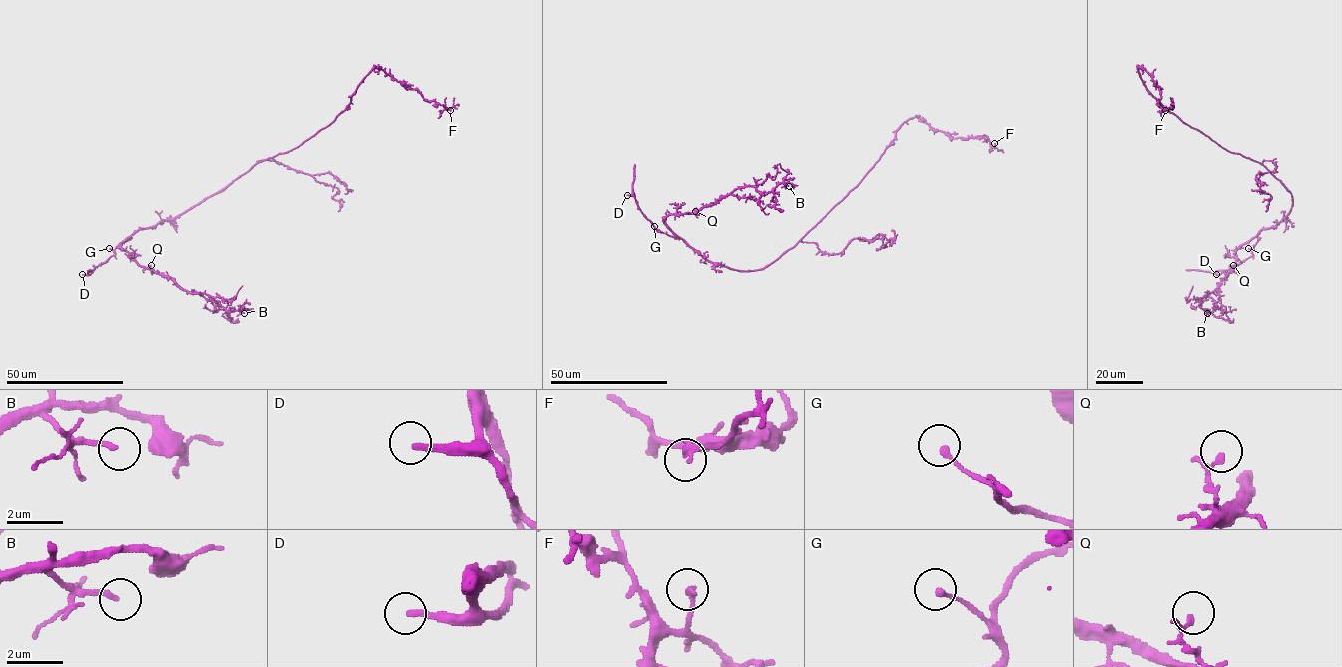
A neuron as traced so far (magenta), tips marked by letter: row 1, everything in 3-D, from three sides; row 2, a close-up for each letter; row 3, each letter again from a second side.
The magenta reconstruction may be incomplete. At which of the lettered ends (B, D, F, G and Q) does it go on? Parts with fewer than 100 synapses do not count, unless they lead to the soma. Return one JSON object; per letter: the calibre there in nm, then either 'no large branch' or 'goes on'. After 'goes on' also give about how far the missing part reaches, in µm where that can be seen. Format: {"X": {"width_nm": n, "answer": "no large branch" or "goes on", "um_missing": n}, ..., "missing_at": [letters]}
{"B": {"width_nm": 180, "answer": "no large branch"}, "D": {"width_nm": 240, "answer": "goes on", "um_missing": 4}, "F": {"width_nm": 200, "answer": "no large branch"}, "G": {"width_nm": 200, "answer": "no large branch"}, "Q": {"width_nm": 120, "answer": "no large branch"}, "missing_at": ["D"]}

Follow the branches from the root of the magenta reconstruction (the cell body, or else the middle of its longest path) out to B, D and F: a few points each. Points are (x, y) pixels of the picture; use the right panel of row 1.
B: (1273, 175), (1290, 191), (1291, 209), (1236, 250), (1234, 268), (1207, 293), (1215, 303), (1207, 313)
D: (1273, 175), (1290, 191), (1291, 209), (1275, 226), (1259, 233), (1251, 256), (1216, 274)
F: (1273, 175), (1170, 113), (1146, 88), (1140, 67), (1159, 87), (1156, 103), (1165, 110)

